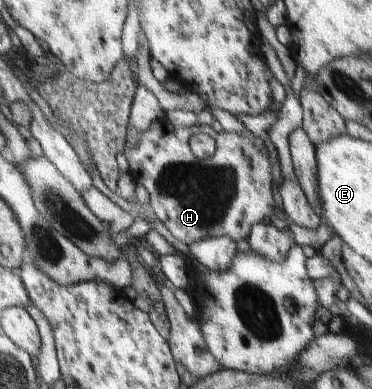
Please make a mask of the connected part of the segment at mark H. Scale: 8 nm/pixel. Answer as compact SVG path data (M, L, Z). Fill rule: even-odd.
M160 120L144 134L138 146L128 149L127 152L125 148L125 154L138 182L148 193L148 204L157 219L174 238L184 242L188 247L208 237L230 237L236 242L240 240L248 242L253 227L259 225L264 218L272 218L272 216L286 223L290 222L283 210L276 208L276 202L272 198L270 154L268 154L268 146L262 139L248 139L226 130L216 132L210 125L178 127L166 120ZM199 132L207 133L215 140L216 150L212 157L200 159L192 152L190 136Z

